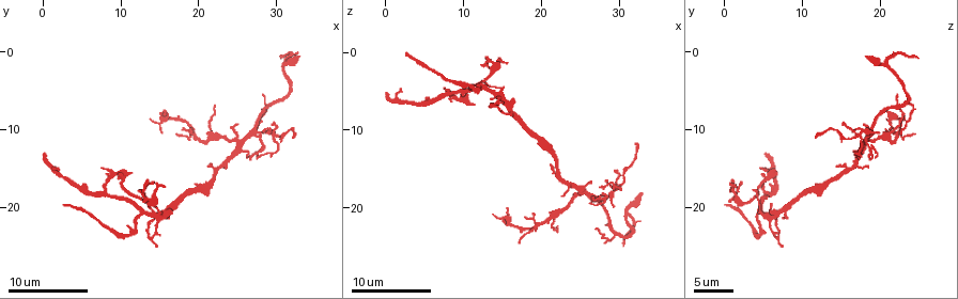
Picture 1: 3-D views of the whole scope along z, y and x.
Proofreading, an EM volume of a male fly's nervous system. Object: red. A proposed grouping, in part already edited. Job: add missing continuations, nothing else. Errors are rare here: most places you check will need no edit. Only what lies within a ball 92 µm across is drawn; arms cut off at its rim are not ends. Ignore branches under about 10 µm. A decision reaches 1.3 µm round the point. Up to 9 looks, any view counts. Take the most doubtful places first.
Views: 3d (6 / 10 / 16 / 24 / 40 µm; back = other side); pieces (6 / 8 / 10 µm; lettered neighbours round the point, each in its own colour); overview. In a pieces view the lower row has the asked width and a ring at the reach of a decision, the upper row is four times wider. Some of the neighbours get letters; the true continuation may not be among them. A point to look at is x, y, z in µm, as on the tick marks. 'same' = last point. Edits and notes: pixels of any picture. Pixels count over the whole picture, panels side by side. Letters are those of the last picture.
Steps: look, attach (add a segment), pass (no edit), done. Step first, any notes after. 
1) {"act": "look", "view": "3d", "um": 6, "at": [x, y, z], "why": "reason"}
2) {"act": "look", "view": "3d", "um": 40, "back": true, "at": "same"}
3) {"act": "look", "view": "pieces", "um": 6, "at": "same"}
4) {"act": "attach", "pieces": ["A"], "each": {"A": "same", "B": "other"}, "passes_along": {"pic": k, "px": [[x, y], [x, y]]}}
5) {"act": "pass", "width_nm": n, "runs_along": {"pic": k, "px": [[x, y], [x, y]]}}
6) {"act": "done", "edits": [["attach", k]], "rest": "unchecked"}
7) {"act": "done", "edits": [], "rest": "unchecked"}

{"act": "look", "view": "pieces", "um": 10, "at": [33.0, 0.5, 18.0], "why": "free end"}

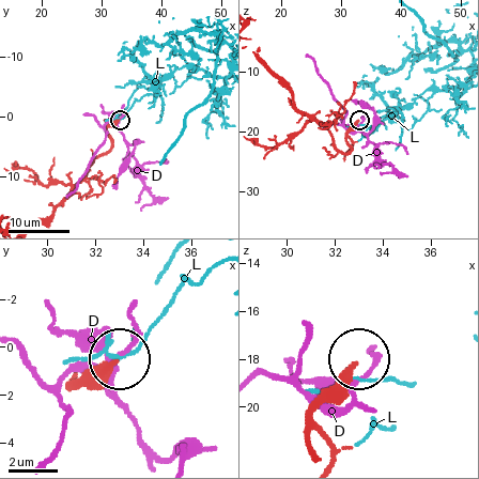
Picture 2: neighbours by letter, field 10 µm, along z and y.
{"act": "pass", "each": {"D": "other", "L": "other"}, "runs_along": {"pic": 2, "px": [[319, 454], [310, 436], [314, 412], [357, 365]]}, "found": "no lettered segment goes on from it"}

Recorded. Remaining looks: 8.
{"act": "look", "view": "pieces", "um": 6, "at": [3.0, 19.5, 0.5], "why": "tapers out"}

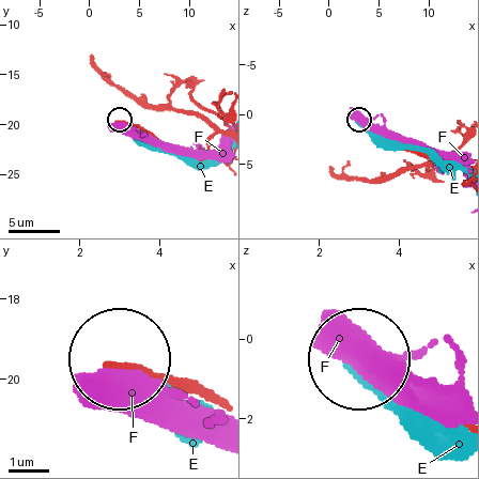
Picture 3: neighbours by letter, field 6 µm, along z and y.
{"act": "pass", "each": {"E": "other", "F": "other"}, "found": "none of them fits"}

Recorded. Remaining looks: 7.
{"act": "look", "view": "pieces", "um": 8, "at": [32.0, 11.0, 12.0], "why": "free end"}

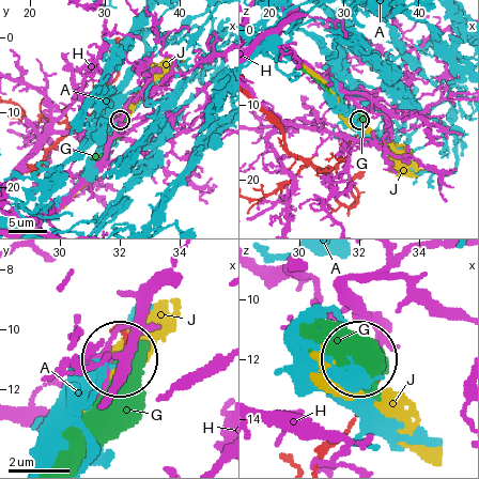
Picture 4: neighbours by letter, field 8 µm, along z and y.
{"act": "pass", "each": {"A": "other", "G": "other", "H": "other", "J": "other"}, "found": "none of them fits"}

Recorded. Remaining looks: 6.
{"act": "look", "view": "3d", "um": 10, "at": [14.5, 17.0, 2.0], "why": "thin end"}

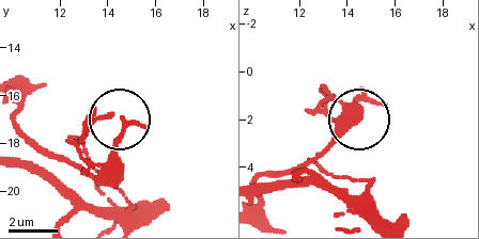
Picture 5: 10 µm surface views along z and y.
{"act": "look", "view": "pieces", "um": 8, "at": "same"}

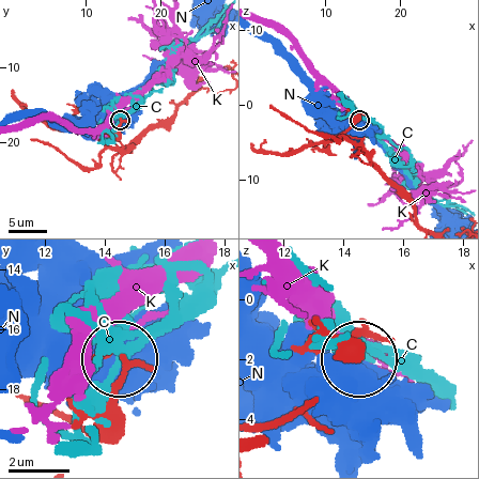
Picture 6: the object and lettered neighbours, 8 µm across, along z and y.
{"act": "pass", "width_nm": 150, "each": {"C": "other", "K": "other", "N": "other"}, "found": "none of them fits"}

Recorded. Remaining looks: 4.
{"act": "done", "edits": [], "rest": "unchecked"}

